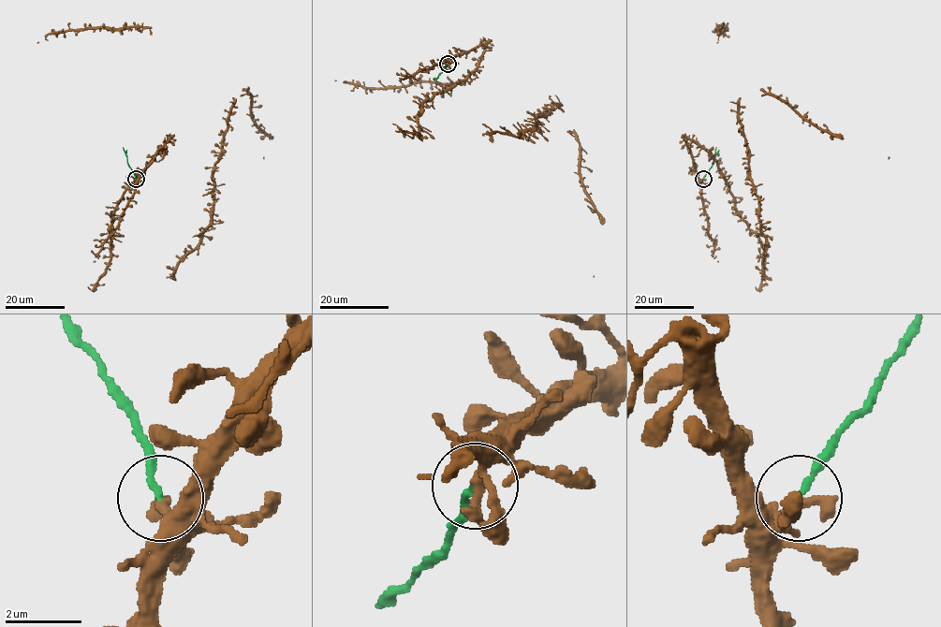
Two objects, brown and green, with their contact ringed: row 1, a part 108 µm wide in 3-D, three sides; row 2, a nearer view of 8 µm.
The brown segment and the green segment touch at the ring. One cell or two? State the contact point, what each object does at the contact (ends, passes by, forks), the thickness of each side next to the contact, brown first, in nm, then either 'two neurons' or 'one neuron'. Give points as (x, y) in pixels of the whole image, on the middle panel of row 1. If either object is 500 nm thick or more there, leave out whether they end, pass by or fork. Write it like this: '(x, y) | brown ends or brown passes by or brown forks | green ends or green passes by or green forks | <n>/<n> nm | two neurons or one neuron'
(448, 64) | brown ends | green ends | 400/150 nm | two neurons

